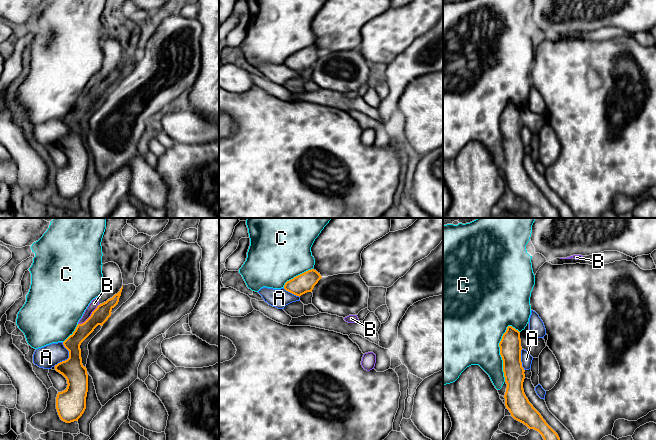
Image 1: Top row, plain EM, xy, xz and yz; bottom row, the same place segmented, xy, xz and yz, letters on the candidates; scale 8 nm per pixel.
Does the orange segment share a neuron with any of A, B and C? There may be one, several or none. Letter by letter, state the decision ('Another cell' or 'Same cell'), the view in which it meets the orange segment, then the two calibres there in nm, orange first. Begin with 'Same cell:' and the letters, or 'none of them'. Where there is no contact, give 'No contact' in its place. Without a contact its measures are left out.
Same cell: none of them
A: Another cell. Touches orange in xy. Thickness 180 nm (orange) against 180 nm
B: Another cell. Touches orange in xy. Thickness 140 nm (orange) against 70 nm
C: Another cell. Touches orange in yz. Thickness 180 nm (orange) against 420 nm

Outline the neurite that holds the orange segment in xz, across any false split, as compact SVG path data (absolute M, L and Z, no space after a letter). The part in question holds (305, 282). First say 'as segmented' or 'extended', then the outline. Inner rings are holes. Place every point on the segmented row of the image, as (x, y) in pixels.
as segmented; M311 269L287 281L284 289L300 297L307 292L312 292L314 286L321 278L320 273Z

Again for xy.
as segmented; M123 286L120 291L106 302L97 306L91 316L82 324L78 324L75 331L64 342L69 351L69 358L55 365L55 370L67 380L67 388L58 392L56 409L60 419L66 423L78 421L86 409L88 392L88 374L82 364L81 343L111 316L112 309L118 304Z

